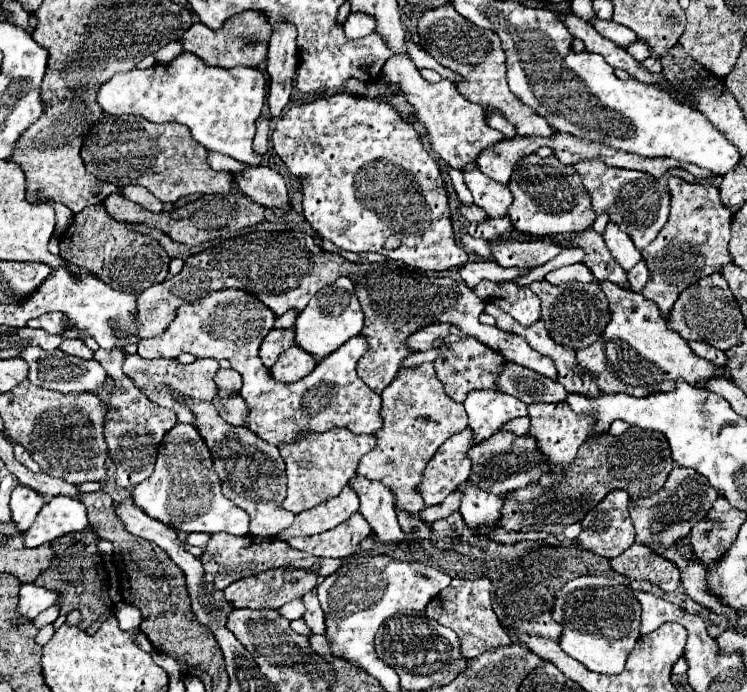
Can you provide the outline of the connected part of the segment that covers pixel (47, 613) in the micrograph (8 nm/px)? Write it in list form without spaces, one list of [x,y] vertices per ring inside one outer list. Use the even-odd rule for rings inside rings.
[[[53,605],[43,612],[41,612],[33,621],[34,626],[40,629],[43,626],[52,624],[59,616],[60,607],[58,605]]]

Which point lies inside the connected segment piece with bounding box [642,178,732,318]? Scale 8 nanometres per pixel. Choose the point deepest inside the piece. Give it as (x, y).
(694, 244)

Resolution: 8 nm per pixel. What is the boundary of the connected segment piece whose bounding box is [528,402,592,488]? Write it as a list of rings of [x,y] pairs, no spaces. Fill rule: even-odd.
[[[560,402],[560,404],[532,404],[532,406],[528,406],[528,416],[532,420],[532,426],[530,426],[528,434],[538,440],[538,446],[542,448],[542,452],[546,452],[546,456],[550,456],[550,462],[552,462],[552,470],[546,476],[542,476],[538,482],[544,488],[550,488],[560,478],[558,474],[554,474],[554,468],[570,464],[570,460],[574,460],[574,456],[576,456],[578,446],[590,434],[590,430],[592,430],[592,416],[576,414],[566,402]]]

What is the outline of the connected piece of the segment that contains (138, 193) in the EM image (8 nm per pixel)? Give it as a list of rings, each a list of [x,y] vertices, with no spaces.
[[[124,186],[122,188],[122,196],[128,198],[130,202],[142,206],[144,210],[162,212],[162,202],[156,196],[152,196],[150,192],[146,192],[146,188],[140,188],[140,186]]]

